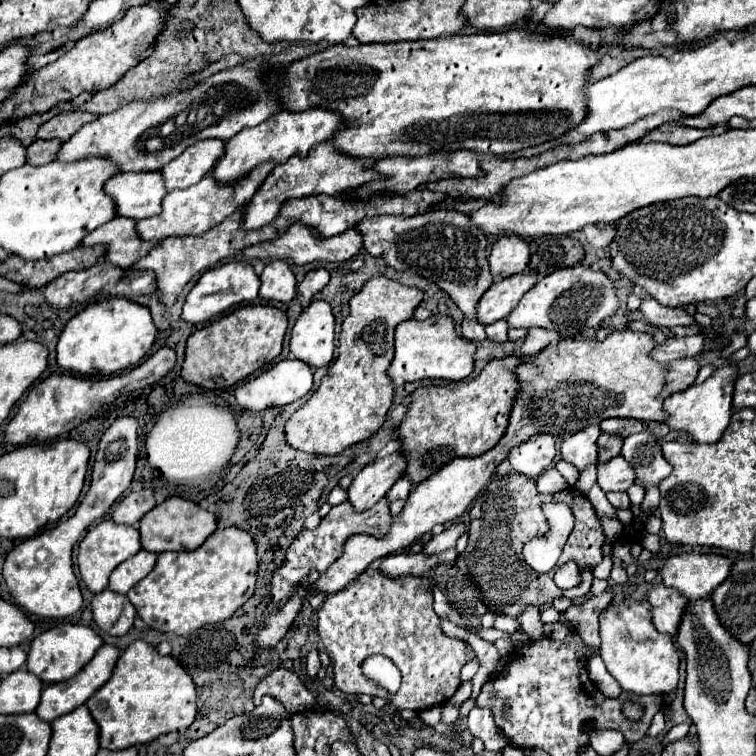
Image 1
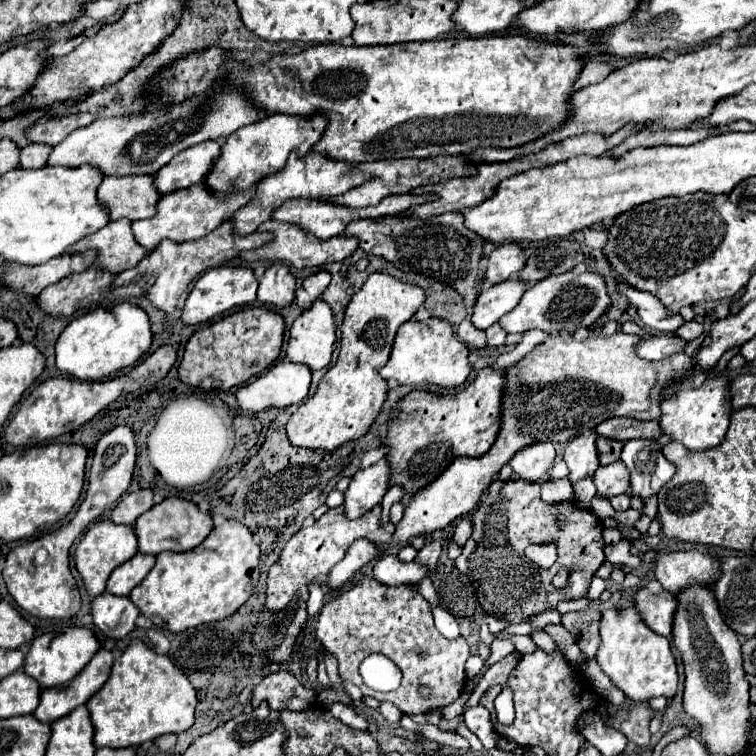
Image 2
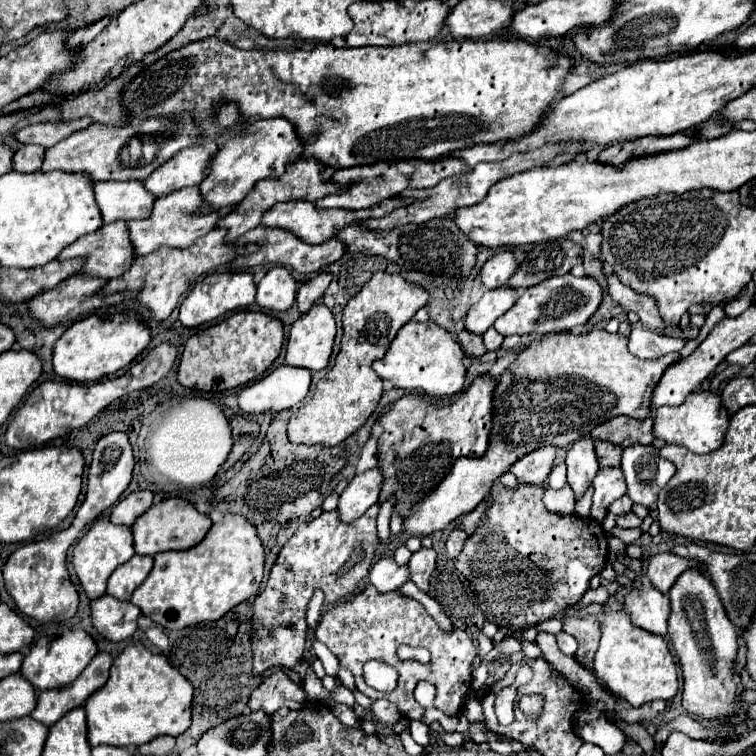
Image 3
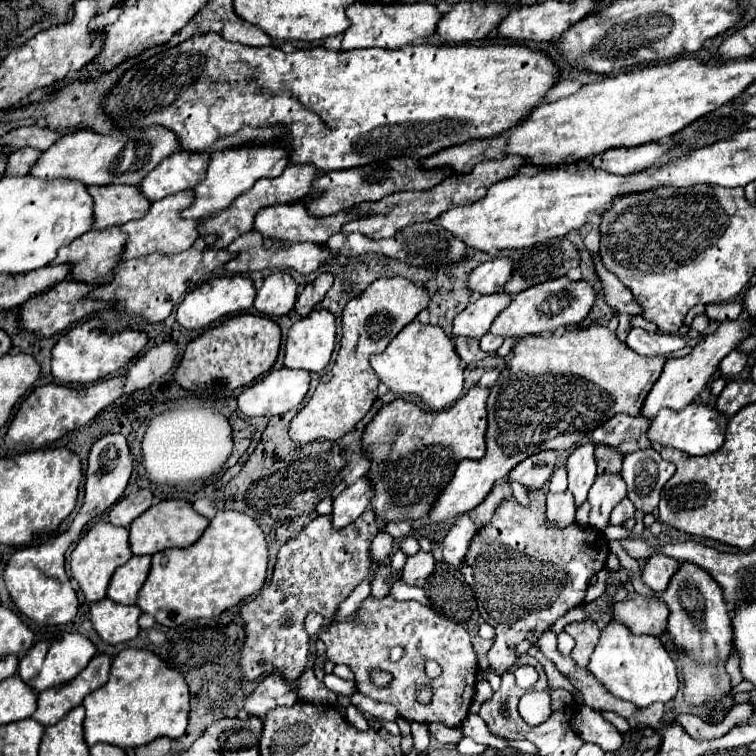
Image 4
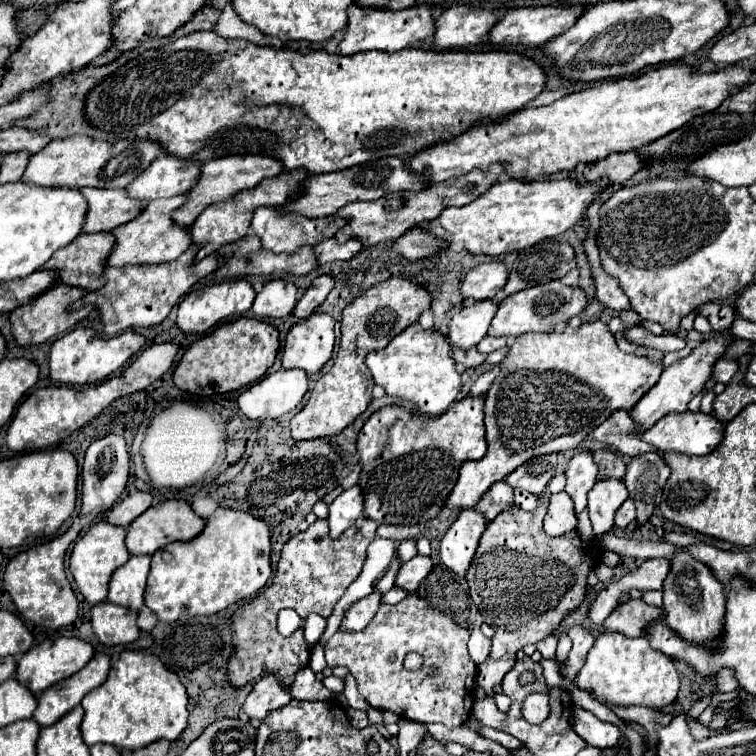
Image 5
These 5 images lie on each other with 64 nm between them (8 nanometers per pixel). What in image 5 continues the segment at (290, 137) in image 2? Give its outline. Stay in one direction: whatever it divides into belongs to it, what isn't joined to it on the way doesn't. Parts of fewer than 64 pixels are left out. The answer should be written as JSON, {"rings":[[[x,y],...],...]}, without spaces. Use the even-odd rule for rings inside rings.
{"rings":[[[226,156],[226,160],[210,160],[210,164],[202,164],[202,176],[198,184],[186,194],[186,204],[172,212],[172,218],[180,226],[190,226],[210,204],[228,200],[228,196],[254,188],[260,180],[268,176],[278,176],[282,170],[282,164],[278,164],[278,160],[274,160],[272,156]]]}

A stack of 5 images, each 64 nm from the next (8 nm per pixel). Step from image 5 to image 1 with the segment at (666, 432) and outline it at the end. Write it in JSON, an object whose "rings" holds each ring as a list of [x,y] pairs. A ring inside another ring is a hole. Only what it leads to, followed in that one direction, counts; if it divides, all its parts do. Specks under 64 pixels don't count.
{"rings":[[[728,362],[724,366],[718,366],[714,374],[706,378],[702,384],[692,384],[690,388],[668,396],[668,400],[664,402],[664,410],[670,414],[668,426],[672,430],[686,430],[698,444],[718,442],[726,426],[730,424],[732,390],[734,390],[736,378],[738,378],[738,366],[734,362]]]}

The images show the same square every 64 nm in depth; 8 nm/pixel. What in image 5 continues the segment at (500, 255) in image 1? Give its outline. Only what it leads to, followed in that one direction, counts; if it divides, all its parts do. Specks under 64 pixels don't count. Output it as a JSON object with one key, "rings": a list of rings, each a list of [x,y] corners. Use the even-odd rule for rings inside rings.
{"rings":[[[484,262],[472,268],[462,284],[462,296],[466,300],[486,300],[502,294],[508,280],[508,268],[504,262]]]}

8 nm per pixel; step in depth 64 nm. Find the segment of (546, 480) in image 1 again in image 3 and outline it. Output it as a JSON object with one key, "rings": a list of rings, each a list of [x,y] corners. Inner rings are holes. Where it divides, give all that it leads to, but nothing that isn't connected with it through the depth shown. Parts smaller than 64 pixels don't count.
{"rings":[[[566,484],[560,490],[554,488],[546,488],[544,496],[542,496],[544,506],[557,514],[568,515],[573,514],[575,509],[575,495],[572,488]]]}

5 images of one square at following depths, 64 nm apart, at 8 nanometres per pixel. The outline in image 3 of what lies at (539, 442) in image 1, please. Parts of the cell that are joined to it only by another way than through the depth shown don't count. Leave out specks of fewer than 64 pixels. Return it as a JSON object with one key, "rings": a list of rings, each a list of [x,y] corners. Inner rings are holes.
{"rings":[[[538,448],[510,466],[510,472],[524,484],[542,484],[554,466],[556,448]]]}

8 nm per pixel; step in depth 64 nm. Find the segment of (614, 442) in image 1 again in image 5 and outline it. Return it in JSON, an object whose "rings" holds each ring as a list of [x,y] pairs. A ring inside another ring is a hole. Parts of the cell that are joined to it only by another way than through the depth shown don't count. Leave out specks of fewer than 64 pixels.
{"rings":[[[608,448],[596,450],[594,452],[594,462],[598,464],[598,480],[604,480],[604,478],[622,480],[624,478],[626,464],[620,458],[620,454],[616,454],[614,450],[608,450]]]}

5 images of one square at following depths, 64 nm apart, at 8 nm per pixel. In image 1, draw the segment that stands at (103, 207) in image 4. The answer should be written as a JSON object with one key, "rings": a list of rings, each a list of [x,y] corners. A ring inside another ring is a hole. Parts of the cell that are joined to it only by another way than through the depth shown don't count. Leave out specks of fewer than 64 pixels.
{"rings":[[[120,172],[106,182],[106,192],[114,198],[118,216],[126,216],[132,220],[150,218],[162,212],[162,198],[166,196],[166,188],[162,184],[162,172]]]}

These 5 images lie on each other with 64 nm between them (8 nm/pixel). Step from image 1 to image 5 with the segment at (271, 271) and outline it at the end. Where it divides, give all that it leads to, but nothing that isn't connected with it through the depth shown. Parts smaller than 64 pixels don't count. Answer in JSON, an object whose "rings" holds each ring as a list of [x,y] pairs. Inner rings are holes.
{"rings":[[[276,278],[264,284],[264,288],[256,294],[252,312],[258,318],[284,318],[294,312],[298,298],[296,286],[290,278]]]}

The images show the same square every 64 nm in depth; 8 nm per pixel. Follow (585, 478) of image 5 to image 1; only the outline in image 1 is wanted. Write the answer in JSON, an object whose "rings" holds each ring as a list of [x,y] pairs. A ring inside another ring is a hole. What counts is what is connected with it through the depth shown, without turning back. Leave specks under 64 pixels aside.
{"rings":[[[592,424],[592,426],[586,426],[586,428],[574,432],[572,436],[568,436],[562,442],[562,450],[560,450],[562,458],[566,462],[574,464],[578,470],[584,470],[592,462],[598,462],[596,440],[600,434],[602,434],[602,430],[598,428],[598,424]]]}

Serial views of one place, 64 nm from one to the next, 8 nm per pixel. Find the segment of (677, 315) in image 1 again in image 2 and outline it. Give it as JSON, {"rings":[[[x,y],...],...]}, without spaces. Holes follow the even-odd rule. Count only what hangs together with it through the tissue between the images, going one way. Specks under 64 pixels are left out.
{"rings":[[[620,282],[618,286],[620,286],[620,292],[630,300],[630,304],[634,304],[638,308],[640,320],[652,332],[676,332],[684,324],[682,316],[670,316],[670,312],[666,312],[666,308],[662,308],[660,300],[654,298],[650,292],[634,290],[632,286],[628,286],[624,282]]]}

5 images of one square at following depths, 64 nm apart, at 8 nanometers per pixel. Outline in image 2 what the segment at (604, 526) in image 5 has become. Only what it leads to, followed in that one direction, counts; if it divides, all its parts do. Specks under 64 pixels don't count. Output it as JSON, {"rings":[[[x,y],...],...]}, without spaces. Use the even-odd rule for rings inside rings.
{"rings":[[[616,460],[614,464],[608,464],[608,466],[600,466],[598,472],[594,472],[594,482],[596,482],[598,494],[602,494],[606,498],[630,492],[628,472],[626,472],[622,460]]]}

